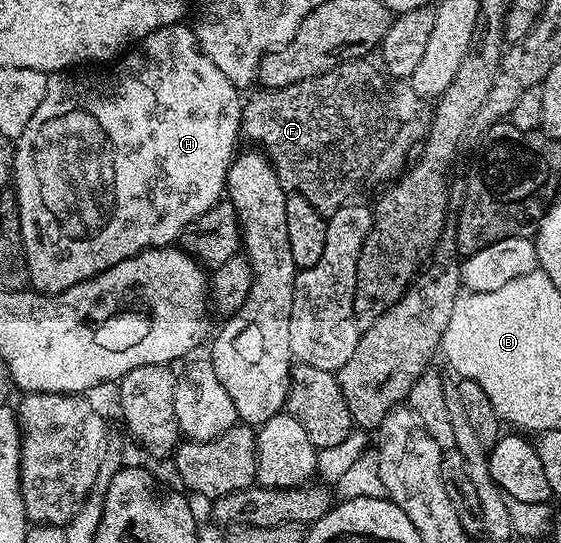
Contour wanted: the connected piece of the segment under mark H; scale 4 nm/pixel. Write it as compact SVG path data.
M186 24L165 26L148 36L144 36L141 42L129 47L125 51L125 58L126 66L120 67L118 74L78 74L82 72L51 73L46 80L46 95L44 96L44 100L40 100L40 108L36 108L36 116L32 116L32 120L28 120L28 124L26 125L30 129L30 150L34 150L34 158L38 158L38 178L42 178L42 194L46 194L46 206L50 206L50 210L54 210L54 214L58 214L58 218L62 218L62 234L66 234L66 242L62 242L62 250L66 250L66 254L54 254L54 258L58 258L58 262L50 262L50 254L46 254L46 262L34 262L34 258L42 258L42 254L26 254L26 263L28 264L28 272L30 273L30 286L37 293L65 294L68 288L72 288L76 284L80 284L84 280L88 280L108 268L112 268L112 264L120 264L120 260L128 260L132 256L136 256L141 250L149 250L156 246L168 246L177 243L181 239L187 224L192 220L196 220L196 216L208 212L208 208L212 208L217 202L223 201L224 191L226 189L226 173L228 172L230 163L234 160L236 153L236 147L234 145L240 142L240 131L242 128L243 99L241 97L238 98L238 94L240 94L239 87L234 86L232 80L228 80L228 76L224 76L224 72L220 72L220 68L216 68L216 64L212 64L212 60L208 60L208 56L204 56L204 52L198 48L198 41L196 40L193 29Z

